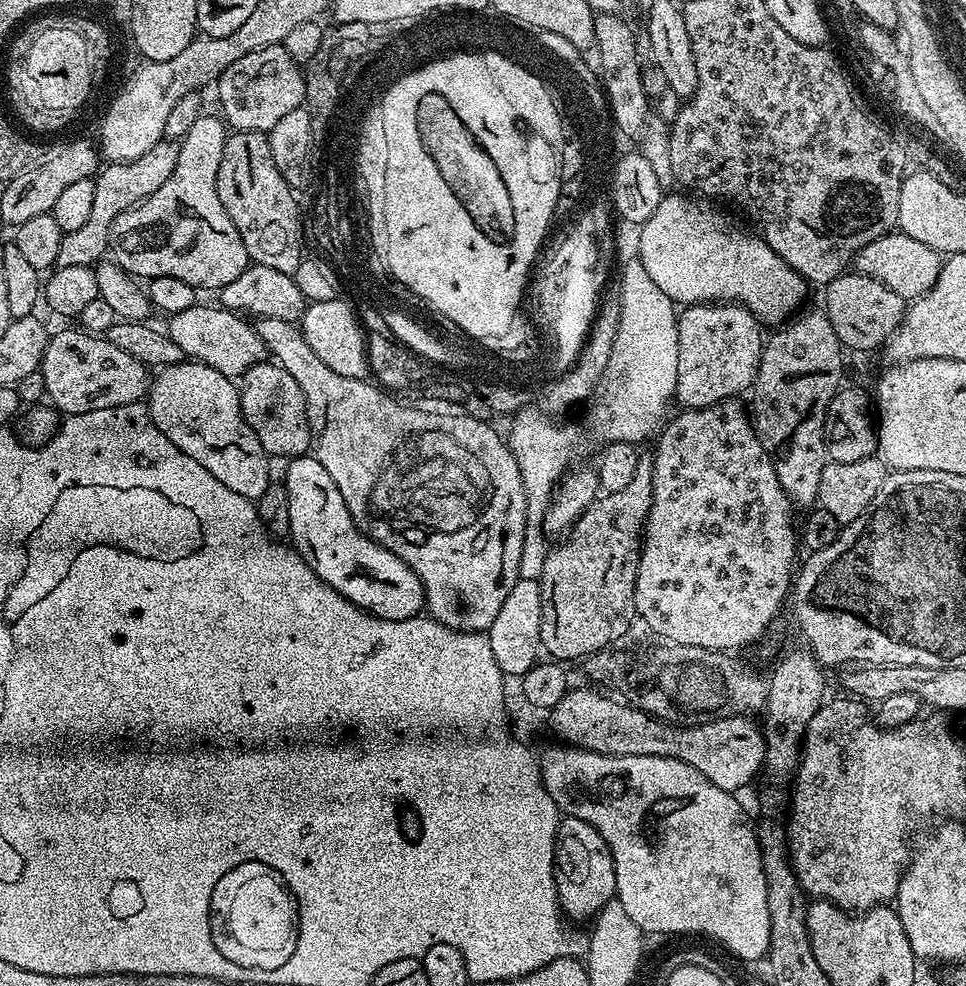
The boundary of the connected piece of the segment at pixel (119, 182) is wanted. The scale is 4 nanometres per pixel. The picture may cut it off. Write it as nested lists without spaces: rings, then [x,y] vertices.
[[[167,138],[158,141],[146,154],[138,154],[133,160],[118,160],[107,163],[94,178],[93,209],[89,220],[79,230],[65,233],[61,249],[56,259],[60,266],[92,266],[105,257],[109,249],[109,234],[113,228],[114,219],[127,208],[133,208],[140,201],[145,200],[154,190],[160,189],[170,179],[170,174],[178,166],[179,143]]]

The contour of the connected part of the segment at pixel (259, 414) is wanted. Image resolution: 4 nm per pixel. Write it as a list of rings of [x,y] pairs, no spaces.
[[[275,362],[254,365],[245,372],[242,380],[248,383],[241,383],[238,388],[242,414],[250,430],[258,434],[258,442],[262,442],[269,457],[291,458],[305,455],[312,443],[312,431],[308,425],[306,398],[298,382],[294,382],[294,378],[290,378],[290,374],[286,374],[286,370]]]

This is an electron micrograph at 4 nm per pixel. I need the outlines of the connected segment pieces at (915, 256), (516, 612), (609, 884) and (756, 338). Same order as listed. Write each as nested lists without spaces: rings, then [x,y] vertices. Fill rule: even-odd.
[[[893,230],[874,242],[866,242],[866,246],[858,250],[854,268],[859,275],[874,277],[890,290],[894,290],[894,294],[901,296],[905,302],[911,302],[926,294],[926,290],[934,286],[940,273],[941,263],[941,253],[918,242],[915,238],[910,238],[910,234]]]
[[[516,580],[514,590],[506,594],[506,602],[498,609],[494,622],[490,622],[486,633],[494,662],[505,677],[519,678],[526,674],[541,659],[540,631],[542,630],[542,596],[539,580]]]
[[[561,815],[560,824],[556,827],[556,893],[560,899],[560,911],[568,918],[587,918],[592,913],[591,907],[601,908],[601,904],[610,902],[616,895],[616,875],[614,874],[614,858],[610,854],[610,846],[598,834],[590,822],[582,822],[582,818]]]
[[[735,302],[714,304],[689,304],[679,313],[678,326],[678,382],[675,403],[681,409],[705,408],[723,400],[739,397],[739,392],[747,393],[756,383],[756,371],[760,365],[762,347],[762,325],[752,311]]]

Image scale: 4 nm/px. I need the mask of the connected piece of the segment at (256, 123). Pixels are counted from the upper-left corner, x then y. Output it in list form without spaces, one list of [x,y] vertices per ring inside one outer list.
[[[283,44],[266,46],[238,58],[222,70],[214,89],[220,95],[220,108],[228,119],[227,127],[237,132],[271,132],[290,110],[305,103],[305,73],[301,65],[285,50]]]

